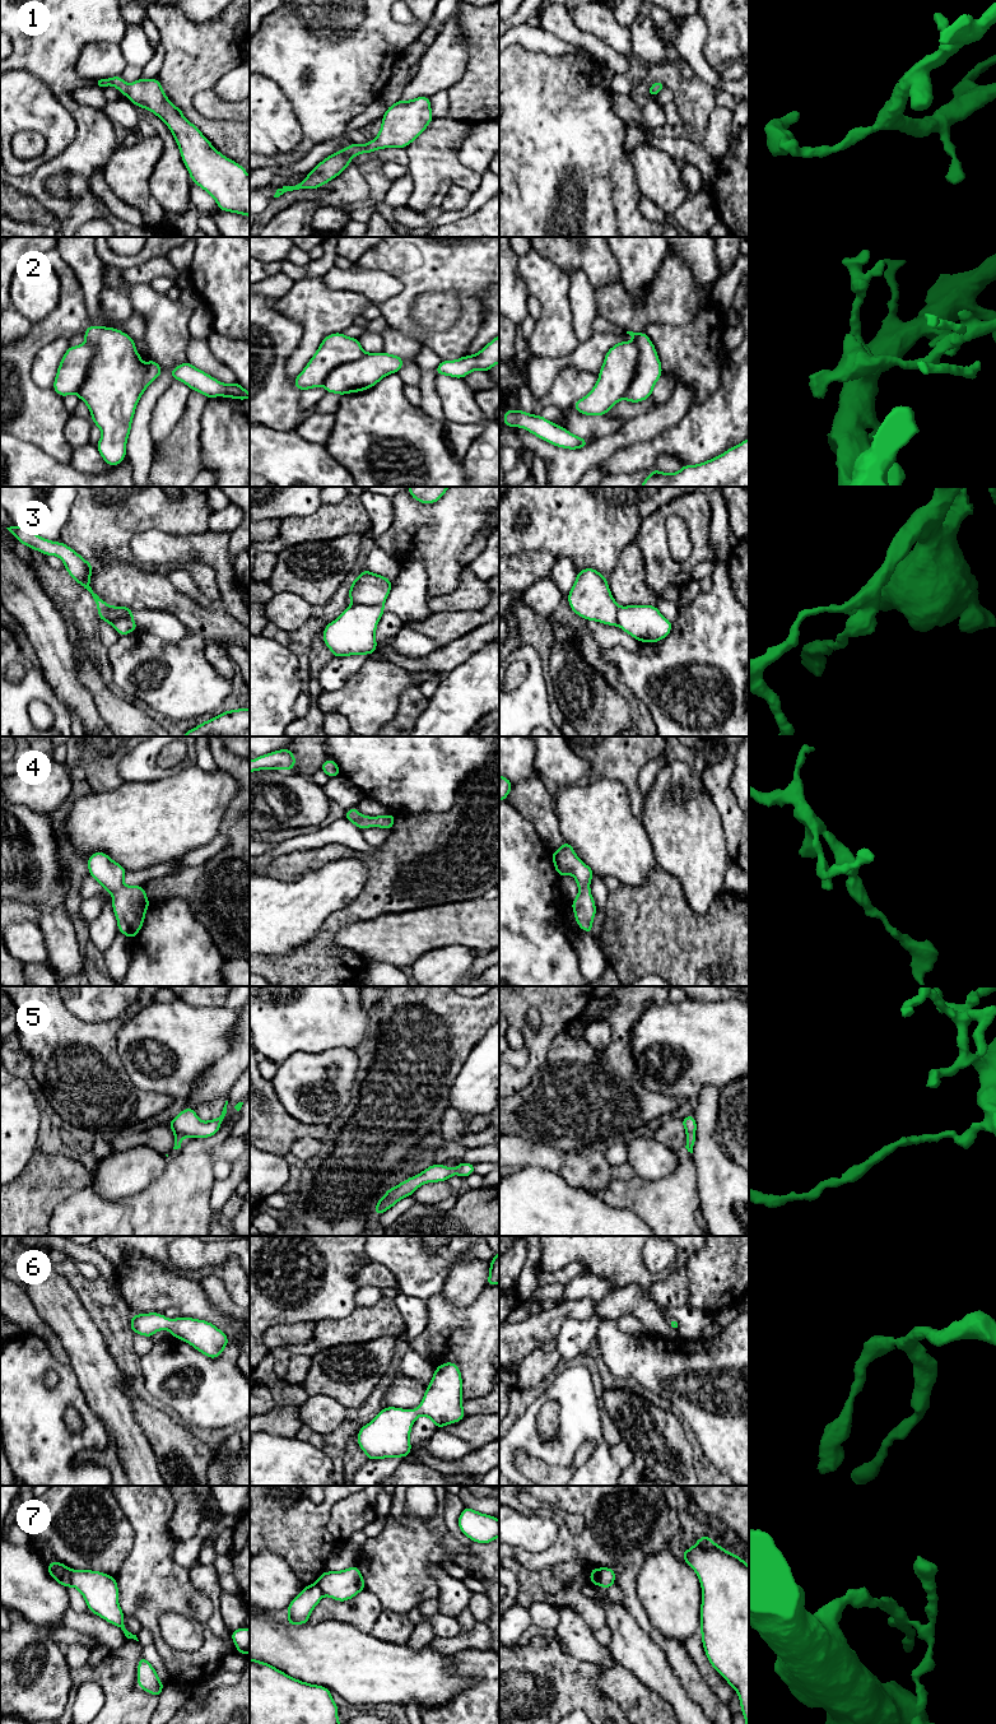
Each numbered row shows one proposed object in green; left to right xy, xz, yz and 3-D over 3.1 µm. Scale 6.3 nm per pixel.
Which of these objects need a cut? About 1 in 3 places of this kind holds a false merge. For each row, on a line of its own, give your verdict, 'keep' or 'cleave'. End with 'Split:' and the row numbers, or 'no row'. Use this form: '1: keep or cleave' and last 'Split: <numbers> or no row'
1: keep
2: cleave
3: cleave
4: keep
5: keep
6: keep
7: cleave
Split: 2, 3, 7

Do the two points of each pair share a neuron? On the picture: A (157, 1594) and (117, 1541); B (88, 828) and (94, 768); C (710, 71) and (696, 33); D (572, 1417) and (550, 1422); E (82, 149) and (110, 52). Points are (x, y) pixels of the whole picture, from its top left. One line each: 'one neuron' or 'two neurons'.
A: two neurons
B: two neurons
C: one neuron
D: two neurons
E: two neurons

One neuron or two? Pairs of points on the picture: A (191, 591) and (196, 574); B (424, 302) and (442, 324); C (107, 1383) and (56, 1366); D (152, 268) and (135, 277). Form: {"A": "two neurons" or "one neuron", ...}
{"A": "two neurons", "B": "one neuron", "C": "two neurons", "D": "one neuron"}

